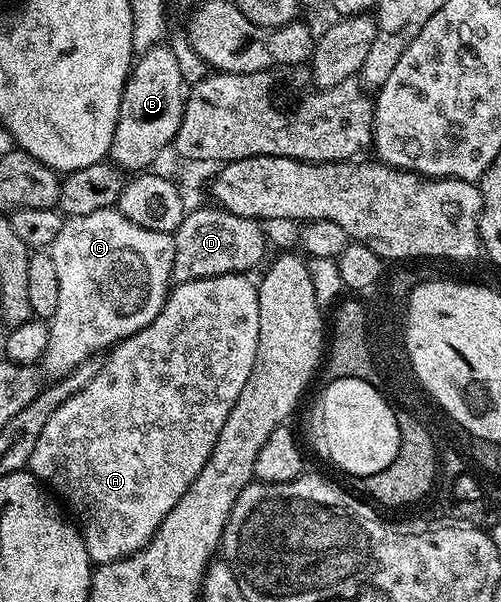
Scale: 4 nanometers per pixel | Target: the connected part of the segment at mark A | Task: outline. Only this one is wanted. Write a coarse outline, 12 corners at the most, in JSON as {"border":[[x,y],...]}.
{"border":[[188,280],[27,468],[94,565],[187,494],[259,346],[257,284]]}

